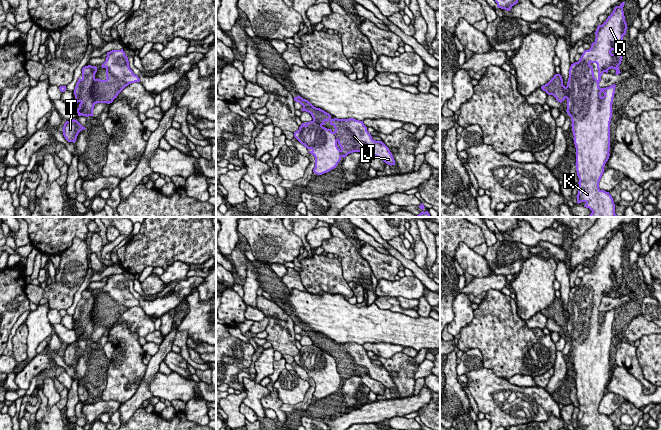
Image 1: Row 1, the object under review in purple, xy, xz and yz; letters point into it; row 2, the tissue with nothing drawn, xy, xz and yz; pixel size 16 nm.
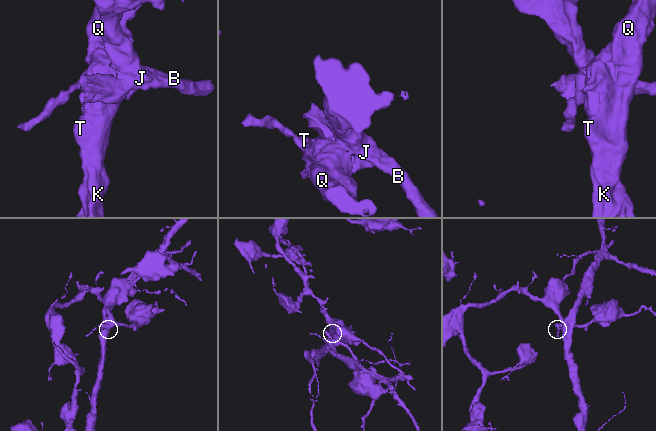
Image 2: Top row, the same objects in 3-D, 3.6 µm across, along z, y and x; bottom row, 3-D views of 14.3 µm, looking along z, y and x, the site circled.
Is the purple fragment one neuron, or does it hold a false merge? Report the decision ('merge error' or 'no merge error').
merge error

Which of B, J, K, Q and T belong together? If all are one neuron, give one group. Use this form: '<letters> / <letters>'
B J / K Q T

